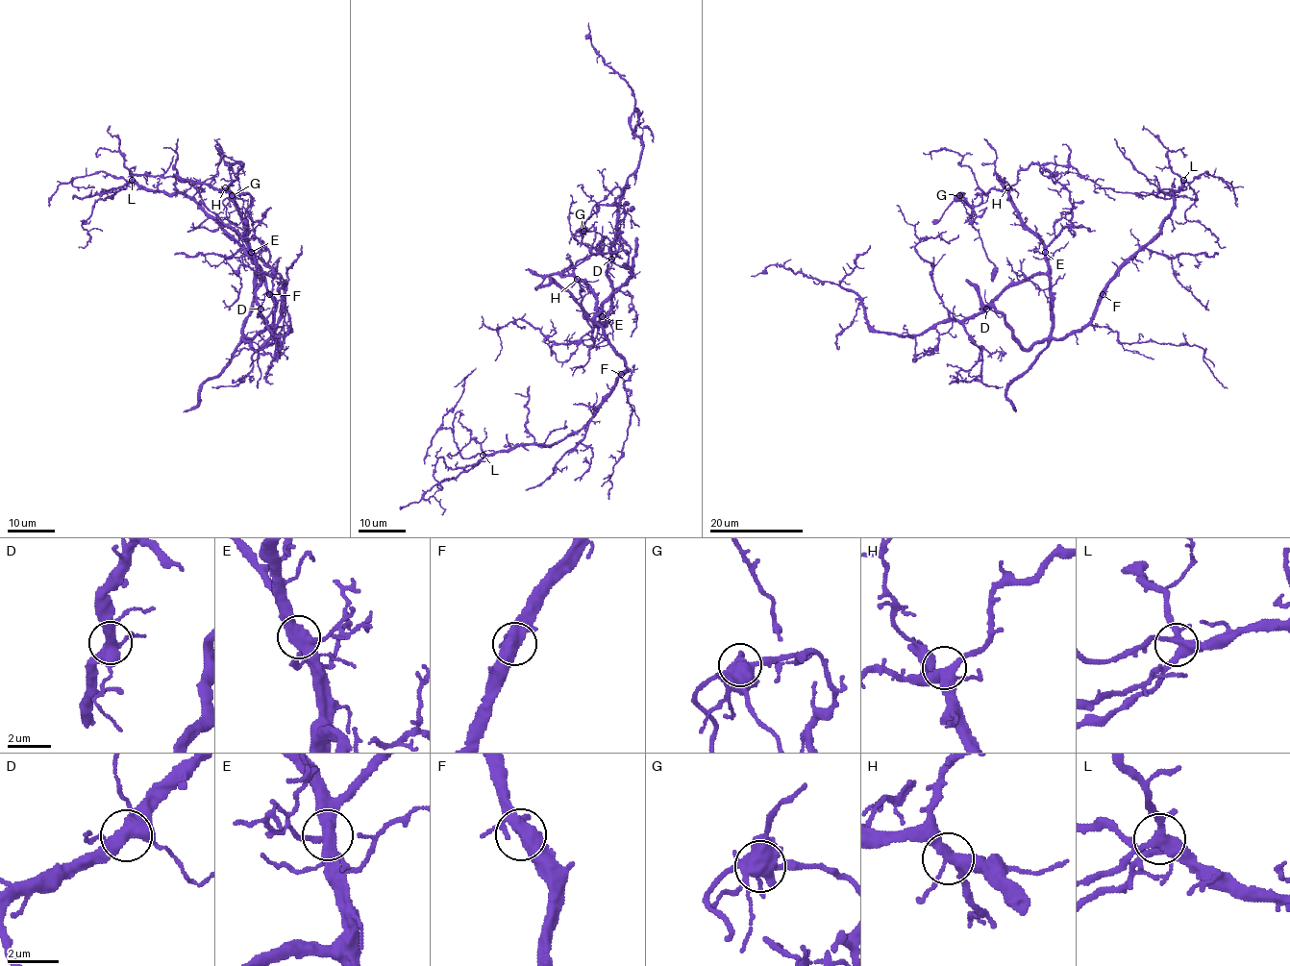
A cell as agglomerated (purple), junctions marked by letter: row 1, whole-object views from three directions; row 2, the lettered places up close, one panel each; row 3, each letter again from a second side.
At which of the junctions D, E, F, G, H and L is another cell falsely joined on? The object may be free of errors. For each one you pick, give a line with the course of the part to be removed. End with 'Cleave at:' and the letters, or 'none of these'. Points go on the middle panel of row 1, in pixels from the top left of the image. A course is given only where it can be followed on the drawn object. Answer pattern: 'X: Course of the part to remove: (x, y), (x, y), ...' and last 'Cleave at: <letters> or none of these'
G: Course of the part to remove: (583, 232), (574, 235), (578, 244), (591, 245), (601, 255), (622, 264)
Cleave at: G

